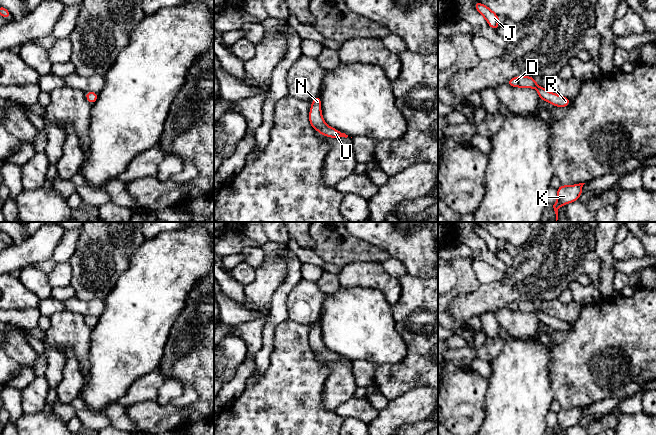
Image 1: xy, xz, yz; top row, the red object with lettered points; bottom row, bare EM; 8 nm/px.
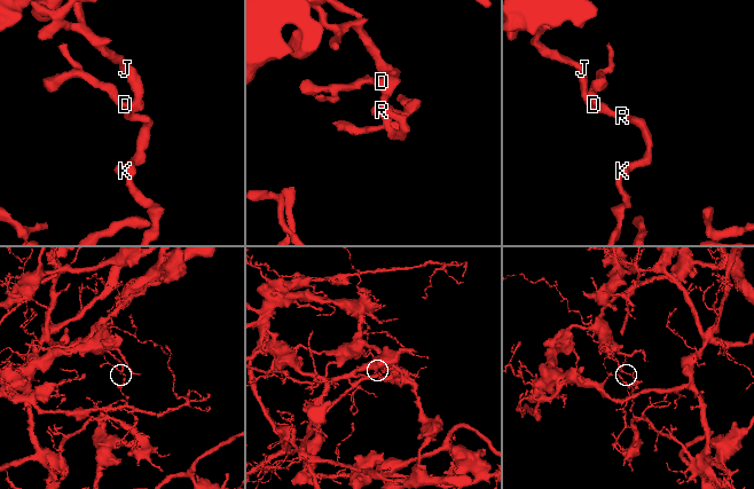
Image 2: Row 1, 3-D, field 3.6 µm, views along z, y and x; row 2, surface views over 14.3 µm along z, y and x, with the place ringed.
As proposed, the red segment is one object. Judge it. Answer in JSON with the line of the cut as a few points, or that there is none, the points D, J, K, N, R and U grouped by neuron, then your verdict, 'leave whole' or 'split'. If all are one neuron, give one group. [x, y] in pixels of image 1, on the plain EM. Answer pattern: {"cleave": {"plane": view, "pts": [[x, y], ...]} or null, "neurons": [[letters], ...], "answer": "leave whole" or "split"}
{"cleave": null, "neurons": [["D", "J", "K", "N", "R", "U"]], "answer": "leave whole"}

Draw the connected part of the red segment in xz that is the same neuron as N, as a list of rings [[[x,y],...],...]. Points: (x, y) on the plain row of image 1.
[[[318,319],[314,324],[312,324],[311,334],[309,336],[309,345],[311,351],[315,354],[318,354],[321,359],[328,360],[332,362],[345,361],[348,359],[342,357],[330,350],[328,350],[321,337],[321,324],[320,319]]]

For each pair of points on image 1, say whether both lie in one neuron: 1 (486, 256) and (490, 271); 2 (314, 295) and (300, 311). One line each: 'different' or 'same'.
1: different
2: same

